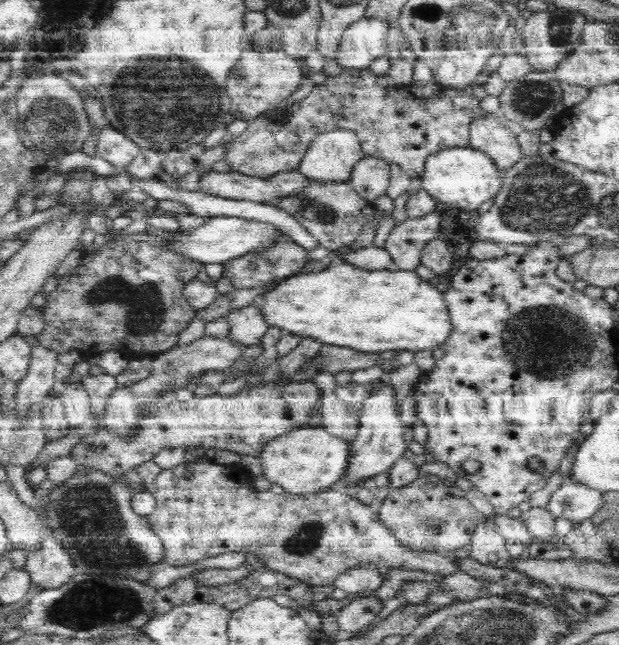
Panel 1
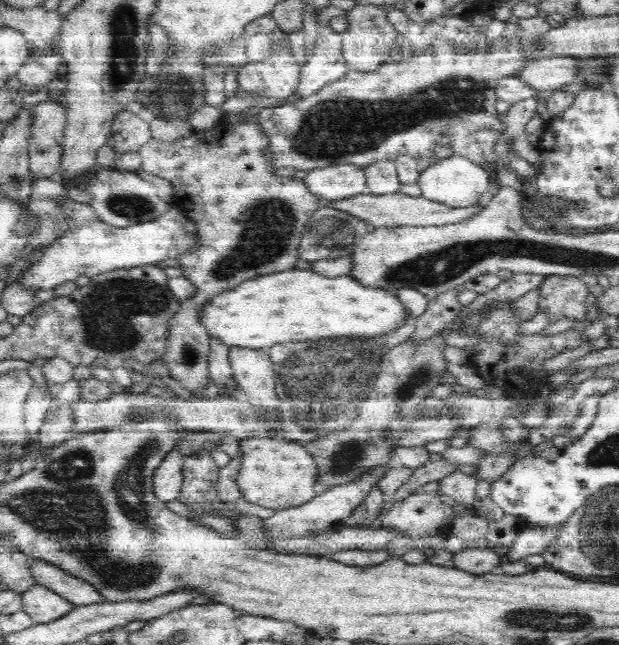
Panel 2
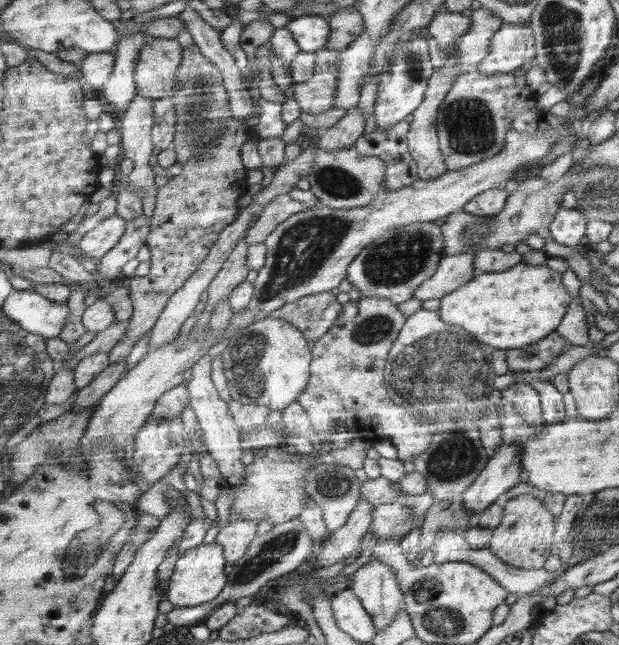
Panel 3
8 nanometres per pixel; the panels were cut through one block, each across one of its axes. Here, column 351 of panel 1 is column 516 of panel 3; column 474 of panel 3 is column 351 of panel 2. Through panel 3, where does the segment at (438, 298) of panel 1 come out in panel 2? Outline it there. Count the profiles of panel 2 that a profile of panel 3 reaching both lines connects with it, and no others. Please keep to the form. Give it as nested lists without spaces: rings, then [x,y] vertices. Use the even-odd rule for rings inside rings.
[[[290,269],[271,275],[258,276],[241,282],[232,289],[214,293],[209,301],[197,312],[197,320],[208,331],[208,336],[216,338],[224,346],[244,347],[260,350],[275,344],[314,340],[324,336],[376,336],[377,333],[392,332],[408,320],[408,311],[398,299],[388,291],[376,287],[361,286],[350,274],[328,278],[314,271]]]

